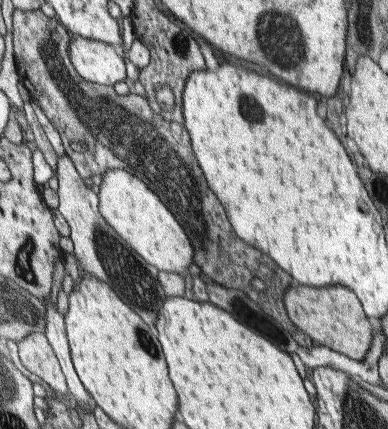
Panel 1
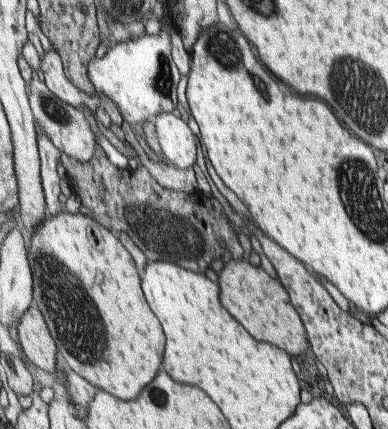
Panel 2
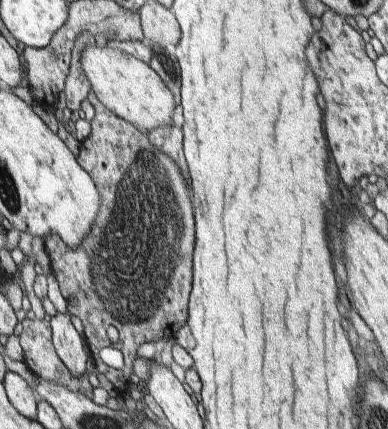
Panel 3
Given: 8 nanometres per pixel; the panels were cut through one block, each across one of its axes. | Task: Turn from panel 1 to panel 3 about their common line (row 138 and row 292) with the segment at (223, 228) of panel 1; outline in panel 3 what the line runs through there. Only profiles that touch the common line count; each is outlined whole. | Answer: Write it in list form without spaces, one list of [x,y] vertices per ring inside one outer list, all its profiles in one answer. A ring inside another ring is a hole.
[[[91,92],[87,96],[95,108],[91,120],[91,134],[81,142],[81,152],[77,160],[87,164],[85,170],[95,180],[95,186],[101,194],[101,210],[93,224],[93,230],[83,240],[77,250],[65,246],[59,236],[45,236],[45,254],[51,260],[51,274],[55,276],[61,294],[67,302],[67,314],[83,322],[83,334],[87,348],[95,360],[95,366],[101,376],[105,376],[115,390],[125,392],[129,388],[129,366],[135,362],[135,350],[143,342],[171,340],[177,336],[177,330],[187,324],[189,318],[189,294],[193,290],[193,264],[191,252],[195,250],[195,216],[189,194],[189,180],[183,180],[175,160],[169,160],[161,150],[143,134],[137,126],[121,120],[109,108],[105,108],[97,96]],[[113,326],[119,330],[119,342],[113,344],[109,332]],[[99,348],[119,348],[123,354],[125,368],[113,370],[107,368],[99,358]]]

